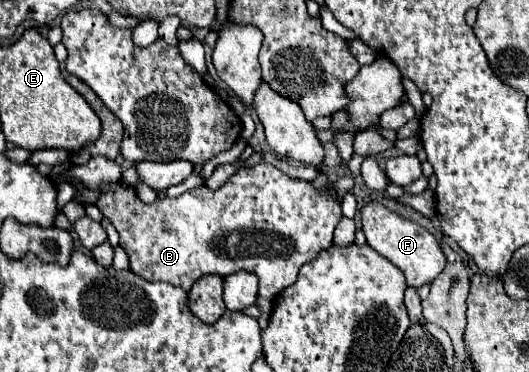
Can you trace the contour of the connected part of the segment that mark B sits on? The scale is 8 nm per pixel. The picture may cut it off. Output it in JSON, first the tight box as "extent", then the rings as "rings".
{"extent":[96,162,342,300],"rings":[[[260,162],[256,166],[252,166],[250,170],[238,170],[222,188],[218,190],[210,190],[206,186],[198,186],[194,190],[188,190],[184,192],[180,198],[162,198],[162,200],[156,200],[152,206],[146,206],[142,204],[142,200],[136,196],[134,188],[122,184],[122,182],[116,182],[116,184],[110,184],[106,188],[100,190],[100,200],[96,202],[96,206],[100,208],[100,212],[114,224],[114,228],[118,230],[120,234],[120,244],[124,246],[124,250],[128,252],[130,256],[130,270],[148,280],[148,282],[170,282],[174,286],[180,286],[184,288],[186,292],[192,288],[192,284],[200,278],[200,276],[206,276],[206,274],[218,274],[218,276],[228,276],[228,274],[234,274],[238,270],[248,270],[248,272],[254,272],[258,278],[260,278],[260,288],[258,288],[258,296],[260,298],[266,298],[266,300],[274,300],[274,296],[278,296],[284,288],[292,286],[296,282],[296,276],[298,276],[298,270],[310,262],[312,258],[318,256],[318,252],[326,250],[328,246],[332,246],[332,232],[334,228],[338,226],[340,218],[342,218],[342,200],[330,190],[330,188],[314,188],[312,182],[306,182],[306,180],[298,180],[298,178],[290,178],[286,176],[284,172],[280,172],[276,166],[268,164],[268,162]]]}

